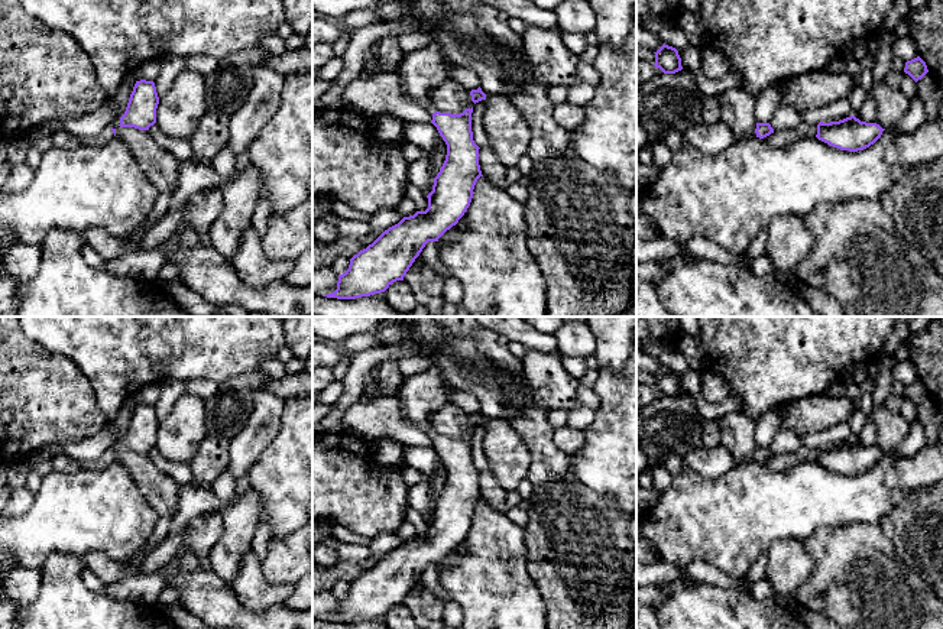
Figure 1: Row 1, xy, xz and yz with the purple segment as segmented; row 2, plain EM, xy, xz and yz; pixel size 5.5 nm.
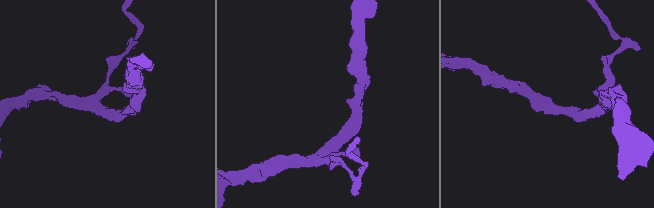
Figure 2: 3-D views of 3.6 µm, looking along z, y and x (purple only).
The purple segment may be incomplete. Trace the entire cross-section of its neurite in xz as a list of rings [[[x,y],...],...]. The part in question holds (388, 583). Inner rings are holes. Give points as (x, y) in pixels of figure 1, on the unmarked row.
[[[430,366],[419,375],[405,377],[396,393],[404,418],[432,438],[431,447],[447,468],[445,484],[427,519],[428,532],[404,541],[354,578],[349,593],[338,599],[337,613],[323,620],[356,623],[385,616],[393,606],[404,604],[428,565],[438,565],[467,535],[474,509],[483,500],[480,471],[472,455],[473,431],[460,438],[440,437],[430,424],[430,416],[448,403],[451,390],[441,370]]]

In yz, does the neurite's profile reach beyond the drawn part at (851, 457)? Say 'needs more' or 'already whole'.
already whole

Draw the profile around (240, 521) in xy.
[[[250,487],[231,506],[218,510],[223,532],[208,554],[211,571],[226,583],[237,574],[243,557],[252,549],[252,541],[262,516],[262,500]]]

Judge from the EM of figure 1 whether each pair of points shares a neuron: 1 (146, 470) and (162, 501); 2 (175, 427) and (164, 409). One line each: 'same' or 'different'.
1: same
2: different

